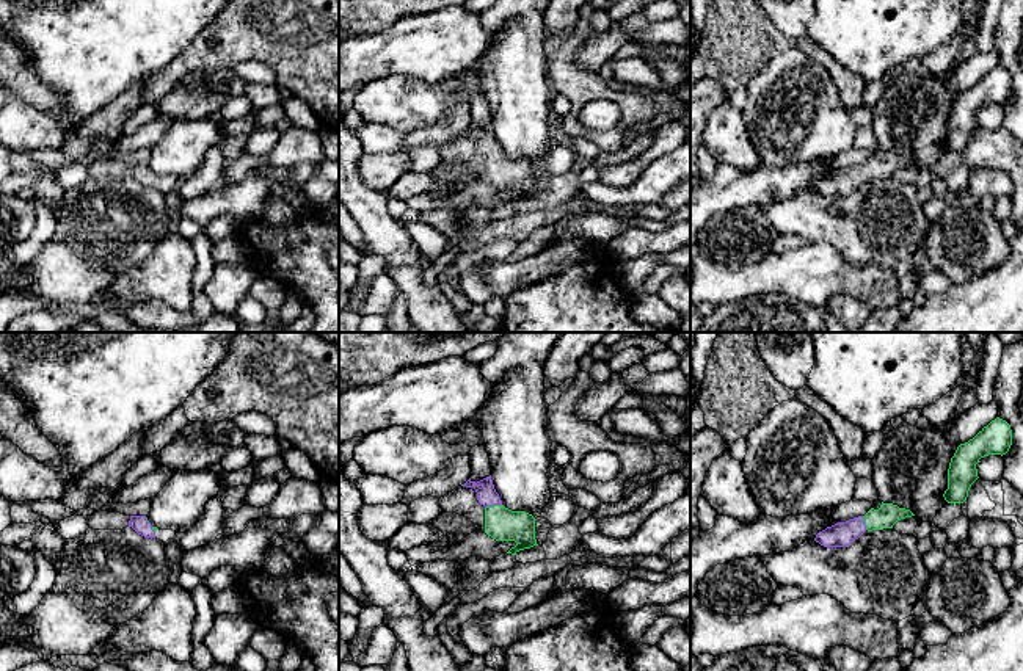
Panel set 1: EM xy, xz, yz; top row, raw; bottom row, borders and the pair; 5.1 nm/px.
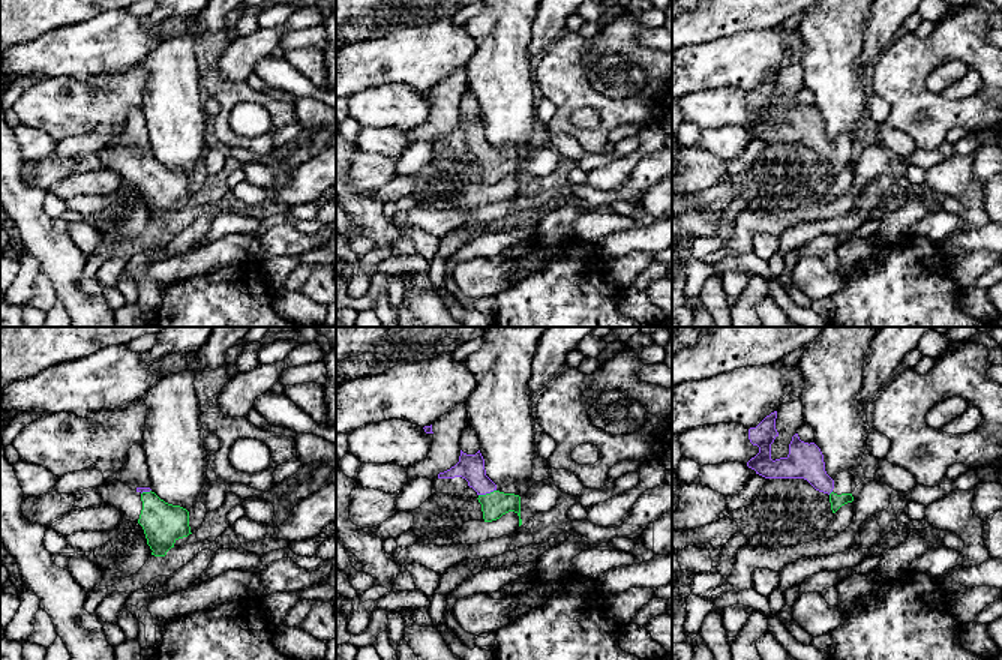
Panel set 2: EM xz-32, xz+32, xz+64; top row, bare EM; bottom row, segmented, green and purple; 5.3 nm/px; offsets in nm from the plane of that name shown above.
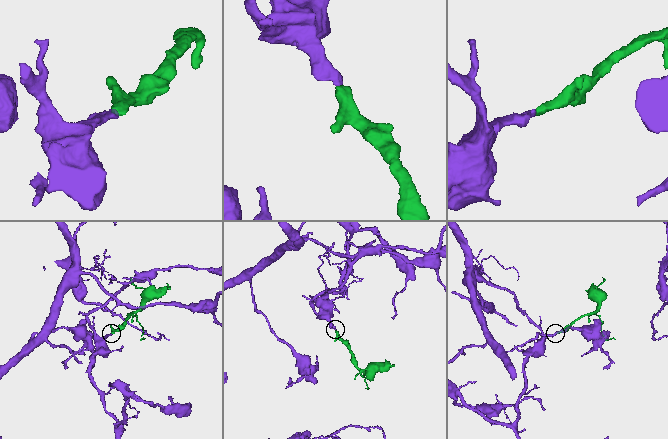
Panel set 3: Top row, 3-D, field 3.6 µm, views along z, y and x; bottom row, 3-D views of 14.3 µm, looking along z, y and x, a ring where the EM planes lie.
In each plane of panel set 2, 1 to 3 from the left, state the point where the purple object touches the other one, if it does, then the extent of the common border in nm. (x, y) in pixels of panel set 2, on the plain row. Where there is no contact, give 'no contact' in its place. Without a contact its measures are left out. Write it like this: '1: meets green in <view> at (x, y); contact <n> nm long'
1: meets green in xz-32 at (146, 156); contact 60 nm long
2: meets green in xz+32 at (486, 158); contact 100 nm long
3: no contact

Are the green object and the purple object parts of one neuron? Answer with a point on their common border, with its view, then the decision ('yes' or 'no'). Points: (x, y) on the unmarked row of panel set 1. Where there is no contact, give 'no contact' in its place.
contact xz (495, 154); yes

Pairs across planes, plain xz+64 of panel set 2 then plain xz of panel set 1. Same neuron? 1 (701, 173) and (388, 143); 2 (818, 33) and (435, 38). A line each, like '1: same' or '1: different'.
1: different
2: different

